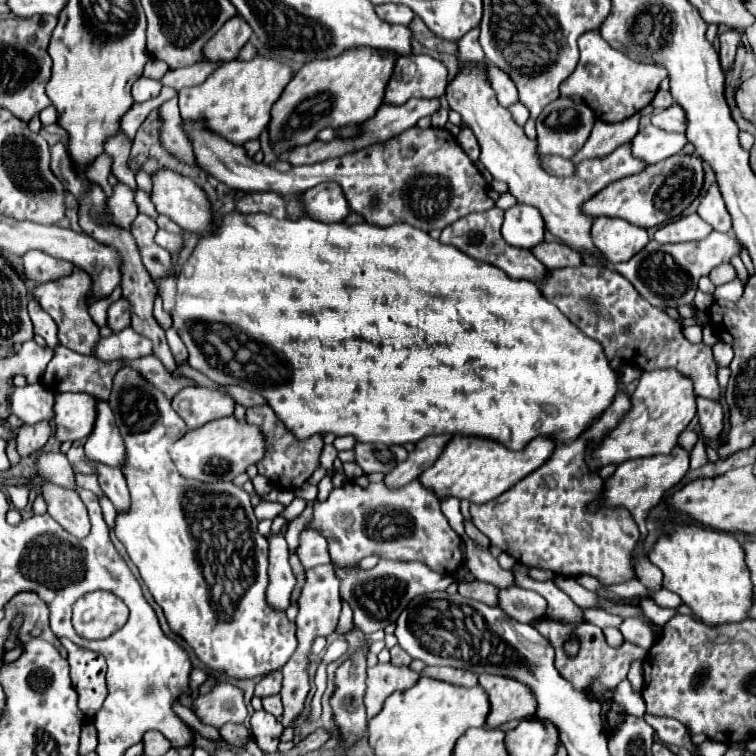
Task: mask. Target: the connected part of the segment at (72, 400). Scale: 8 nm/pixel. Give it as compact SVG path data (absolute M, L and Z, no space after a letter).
M56 394L56 438L60 442L66 440L82 440L94 430L96 422L96 398L92 394Z

